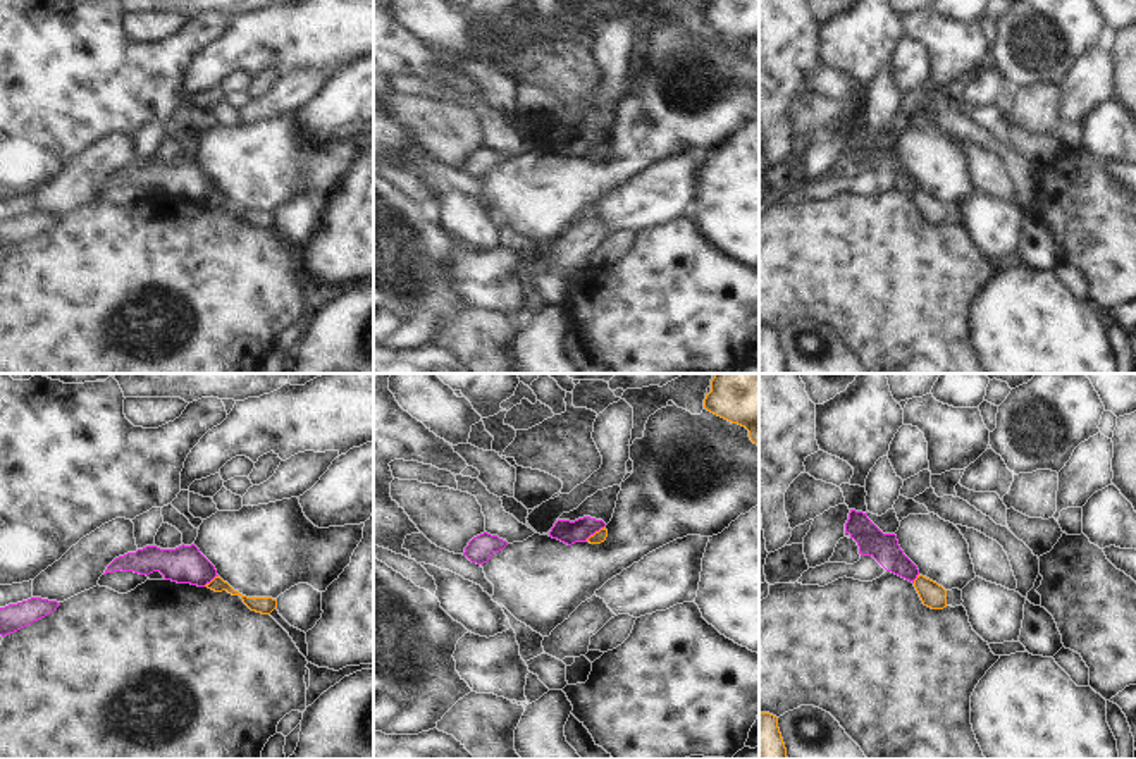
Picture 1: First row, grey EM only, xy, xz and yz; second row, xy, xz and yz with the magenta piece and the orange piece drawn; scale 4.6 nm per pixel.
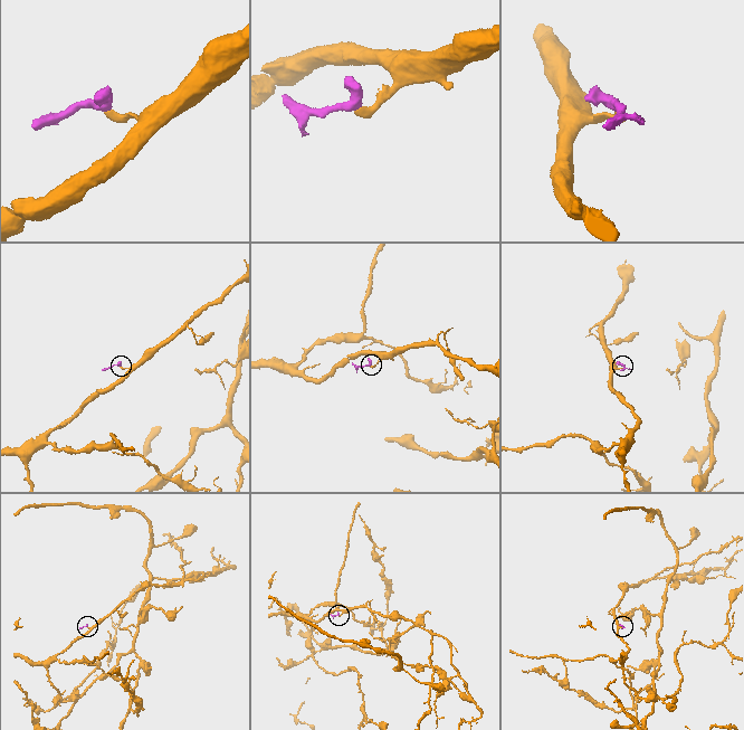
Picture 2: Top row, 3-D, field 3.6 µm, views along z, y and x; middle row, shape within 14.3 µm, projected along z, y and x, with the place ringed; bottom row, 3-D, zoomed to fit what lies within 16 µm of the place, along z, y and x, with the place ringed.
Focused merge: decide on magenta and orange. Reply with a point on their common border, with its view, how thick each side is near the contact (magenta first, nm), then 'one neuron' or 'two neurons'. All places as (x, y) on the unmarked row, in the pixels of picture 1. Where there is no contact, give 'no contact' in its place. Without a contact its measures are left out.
contact xz (594, 147); calibres 110 and 60 nm; two neurons

